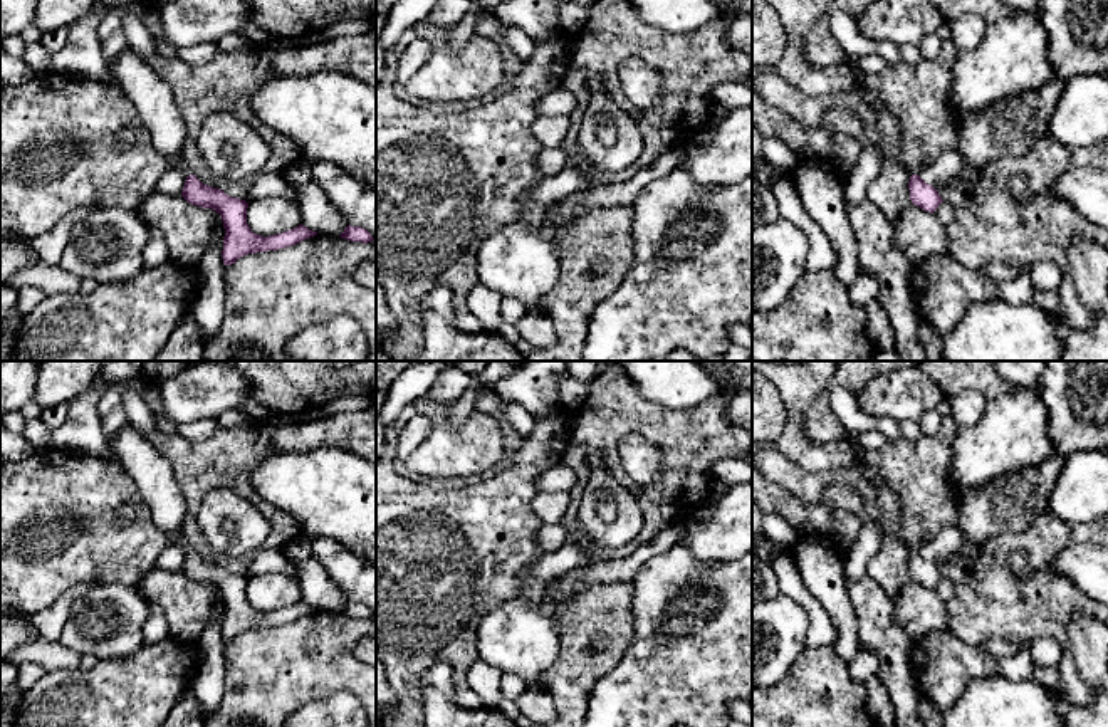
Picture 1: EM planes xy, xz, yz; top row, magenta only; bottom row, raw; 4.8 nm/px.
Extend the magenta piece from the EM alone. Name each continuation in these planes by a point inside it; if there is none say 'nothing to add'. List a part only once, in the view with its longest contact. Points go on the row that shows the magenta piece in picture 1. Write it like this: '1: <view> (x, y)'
1: xy (151, 96)

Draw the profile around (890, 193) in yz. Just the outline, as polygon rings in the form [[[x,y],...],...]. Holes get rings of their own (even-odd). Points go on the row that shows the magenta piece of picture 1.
[[[846,57],[844,62],[851,65],[856,87],[863,99],[875,107],[878,133],[881,136],[883,170],[868,186],[866,200],[870,200],[885,215],[891,227],[895,227],[900,213],[912,205],[908,190],[910,175],[898,161],[902,128],[898,119],[883,107],[880,94],[861,86],[865,74],[858,67],[856,59]]]

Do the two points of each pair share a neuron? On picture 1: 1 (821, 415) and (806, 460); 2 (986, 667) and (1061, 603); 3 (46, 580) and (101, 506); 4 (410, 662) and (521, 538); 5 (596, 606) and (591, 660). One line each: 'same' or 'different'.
1: different
2: different
3: same
4: same
5: same

